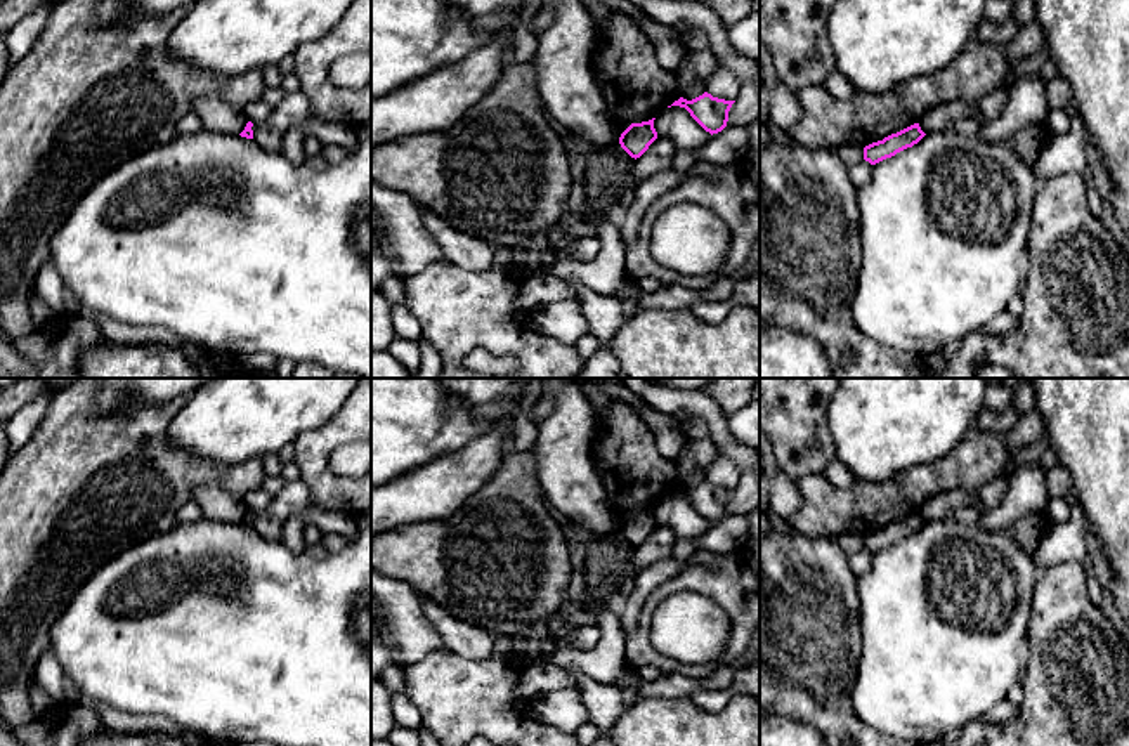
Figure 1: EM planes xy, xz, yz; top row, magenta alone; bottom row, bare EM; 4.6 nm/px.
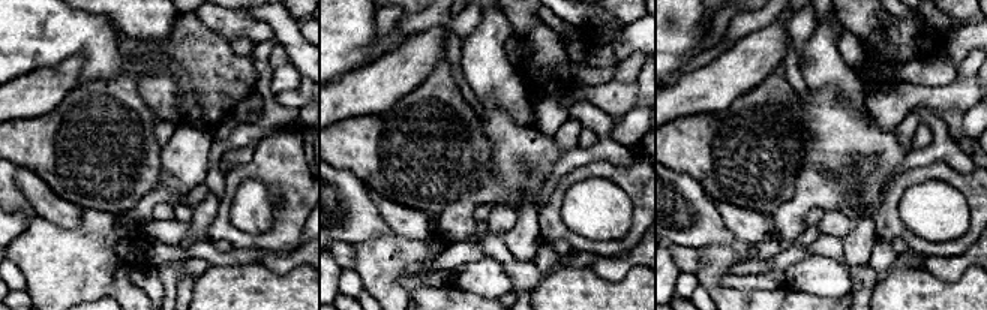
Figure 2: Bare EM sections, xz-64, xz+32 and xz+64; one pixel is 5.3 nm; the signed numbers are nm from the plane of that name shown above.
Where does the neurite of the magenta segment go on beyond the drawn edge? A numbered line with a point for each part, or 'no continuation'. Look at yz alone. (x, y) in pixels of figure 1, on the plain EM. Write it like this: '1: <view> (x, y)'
no continuation

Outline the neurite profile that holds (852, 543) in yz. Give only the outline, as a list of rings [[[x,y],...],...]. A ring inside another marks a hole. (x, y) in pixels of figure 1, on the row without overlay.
[[[845,533],[845,534],[838,536],[836,540],[846,555],[853,555],[853,553],[858,553],[860,550],[864,550],[862,534]]]

